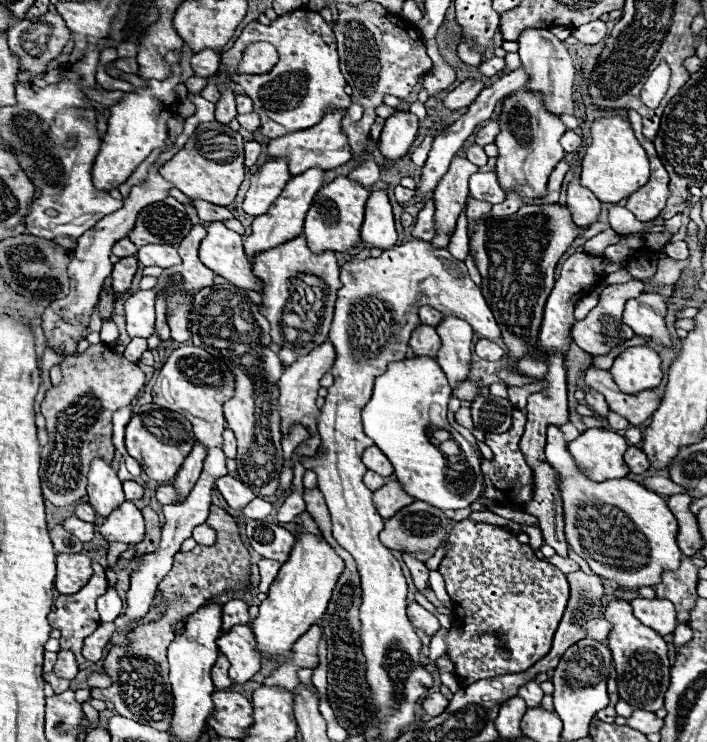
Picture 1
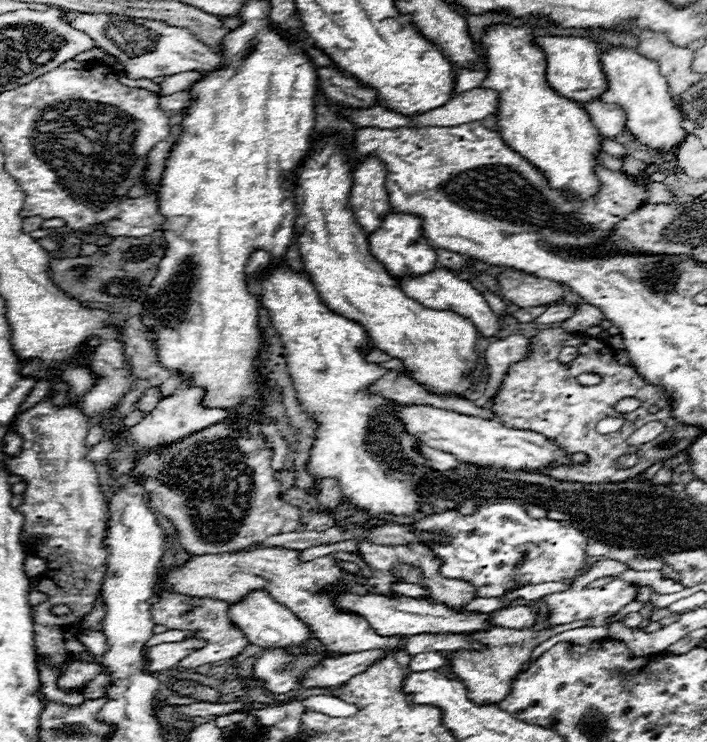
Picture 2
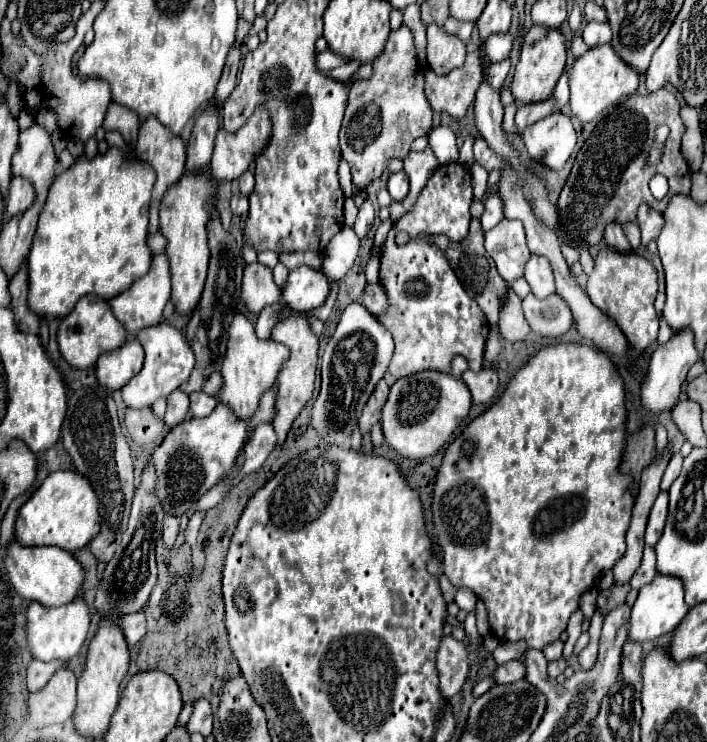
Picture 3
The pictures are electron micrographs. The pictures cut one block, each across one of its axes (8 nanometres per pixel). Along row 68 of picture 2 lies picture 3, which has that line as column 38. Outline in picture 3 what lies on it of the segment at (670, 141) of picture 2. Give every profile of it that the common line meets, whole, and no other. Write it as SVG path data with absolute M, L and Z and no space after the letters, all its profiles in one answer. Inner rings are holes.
M80 596L58 608L44 608L42 604L32 602L26 612L28 648L30 648L32 656L38 660L68 662L70 658L74 658L80 652L80 648L86 640L86 634L88 634L88 626L90 626L90 612L88 612L86 602Z

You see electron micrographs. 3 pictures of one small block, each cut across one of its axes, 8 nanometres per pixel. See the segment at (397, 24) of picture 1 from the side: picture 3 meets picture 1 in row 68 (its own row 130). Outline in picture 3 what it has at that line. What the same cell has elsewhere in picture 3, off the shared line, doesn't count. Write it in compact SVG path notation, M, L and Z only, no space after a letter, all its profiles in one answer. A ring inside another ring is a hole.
M402 26L396 32L390 32L388 44L384 48L384 56L380 56L380 60L372 64L372 70L374 74L370 80L356 80L350 86L348 108L346 108L344 124L340 130L342 158L350 164L352 182L358 188L366 188L372 180L380 178L392 158L400 158L400 160L406 158L406 154L410 152L412 140L418 136L428 136L428 132L432 130L432 108L424 94L424 72L416 60L414 40L408 26Z

